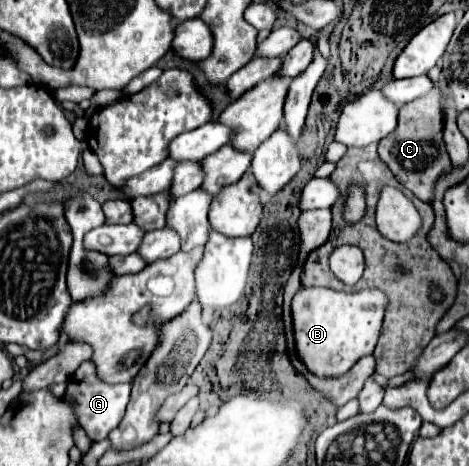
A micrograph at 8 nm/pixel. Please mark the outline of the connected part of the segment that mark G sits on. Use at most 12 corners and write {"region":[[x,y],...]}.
{"region":[[93,362],[71,376],[65,398],[93,442],[121,422],[131,384],[105,384]]}

